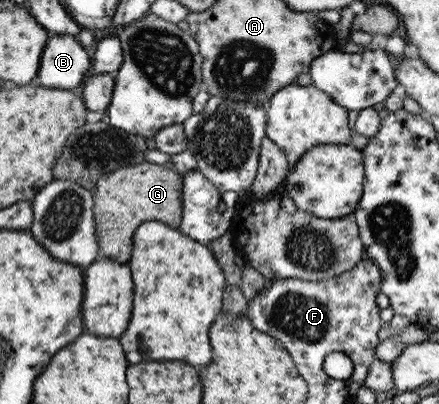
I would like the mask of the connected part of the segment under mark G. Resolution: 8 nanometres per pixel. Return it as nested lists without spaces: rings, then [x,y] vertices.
[[[145,161],[118,168],[98,178],[92,190],[92,212],[99,256],[116,260],[118,264],[127,263],[132,236],[142,222],[156,220],[177,229],[182,208],[182,177],[174,169]]]

